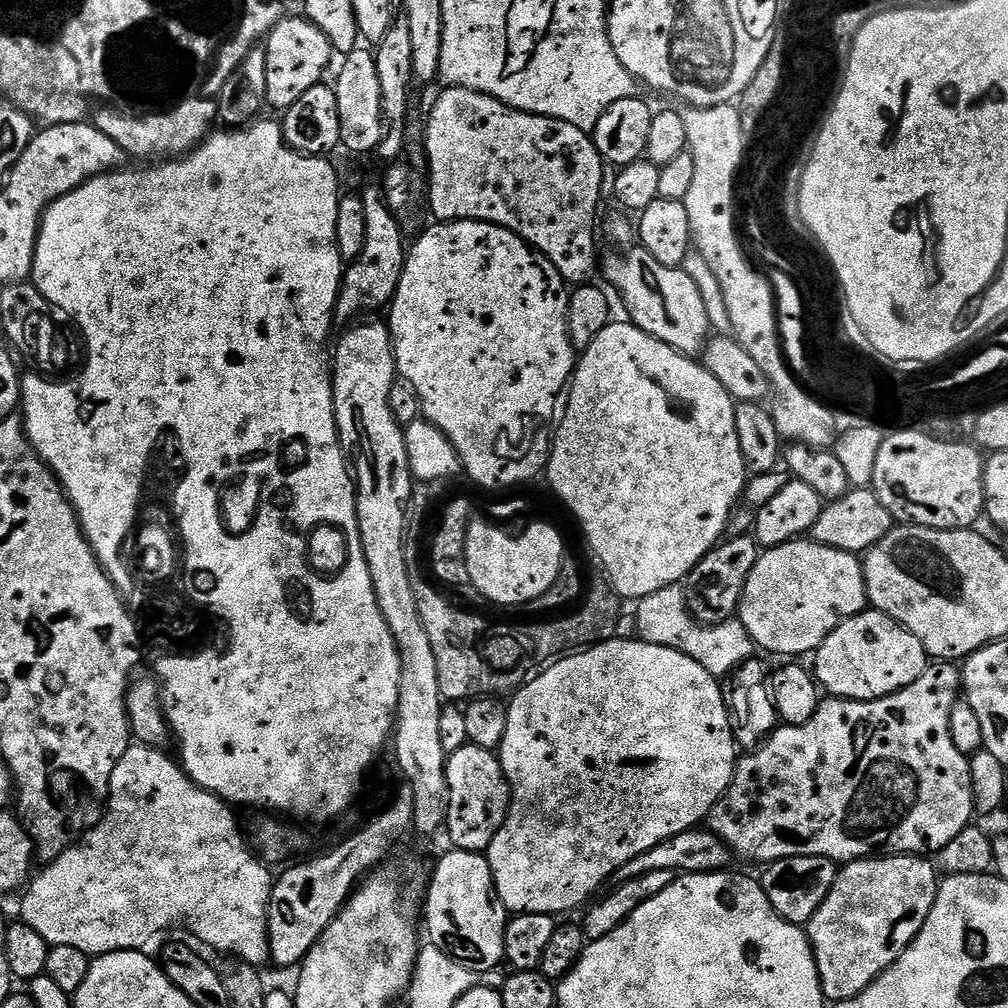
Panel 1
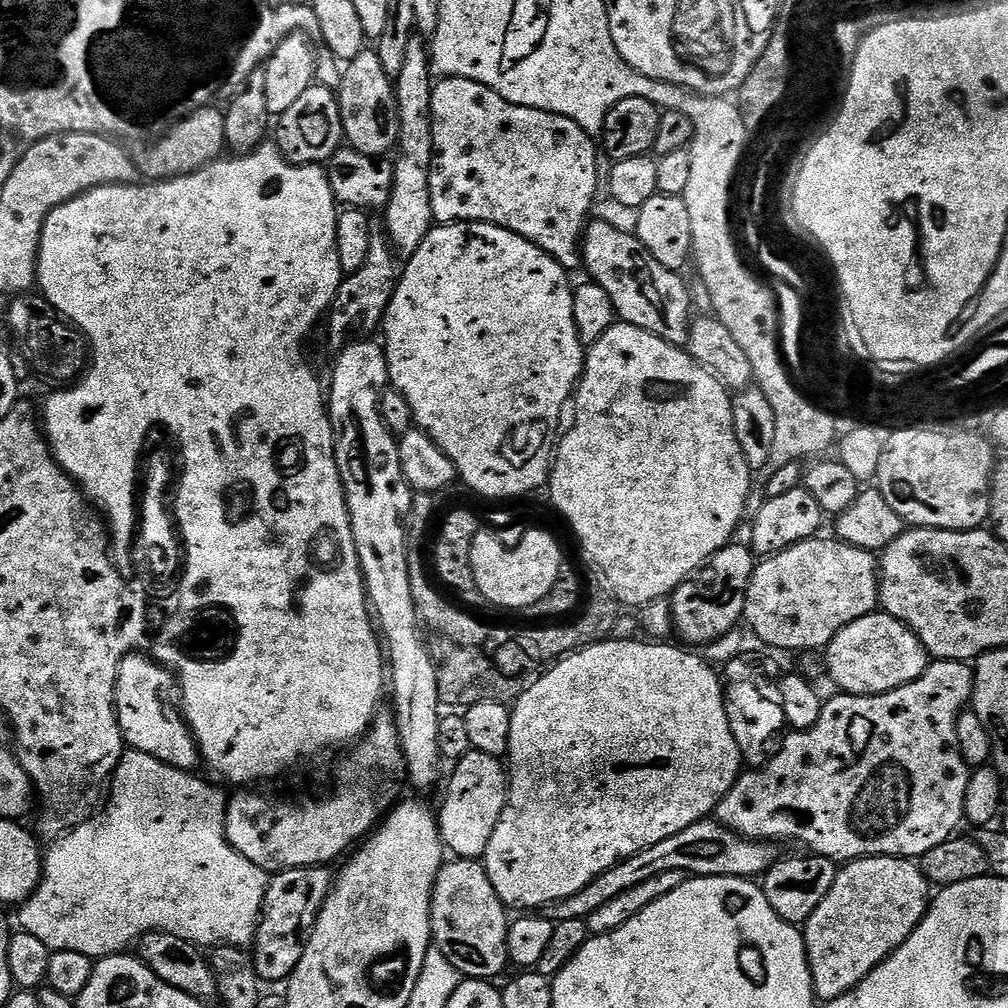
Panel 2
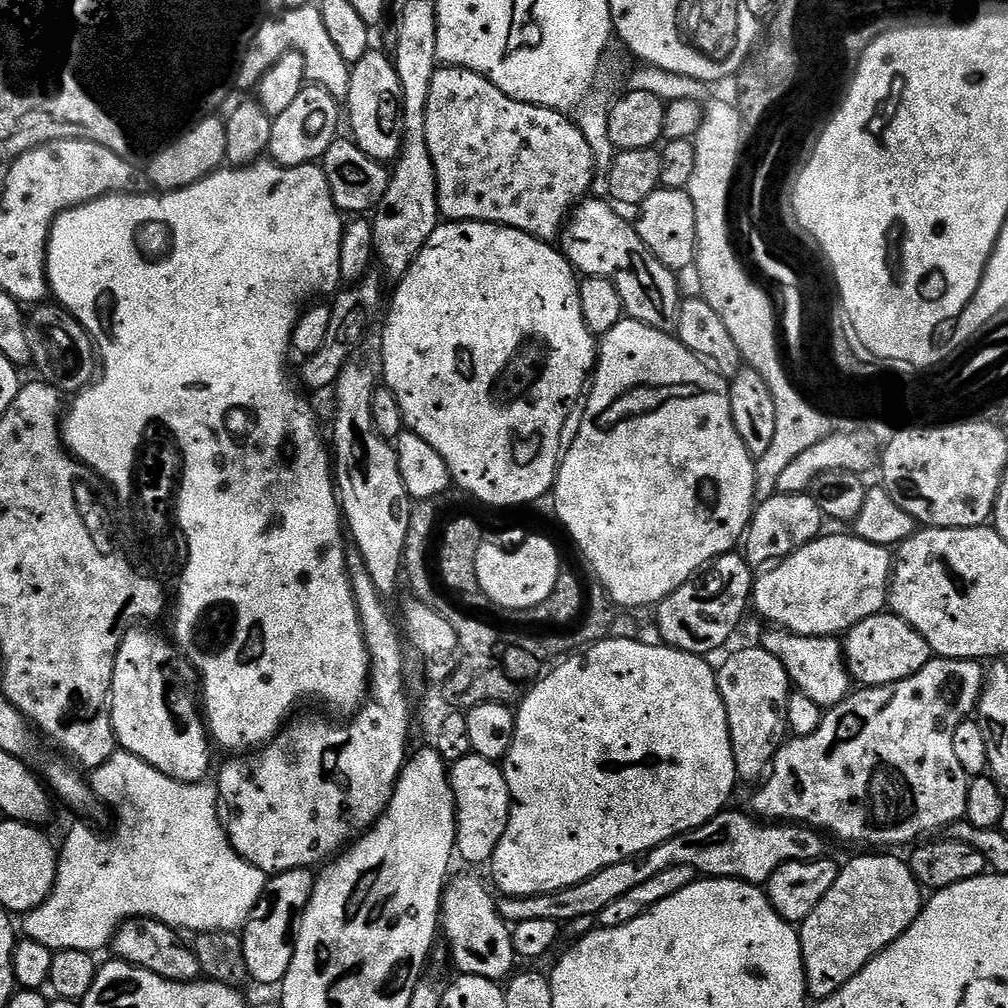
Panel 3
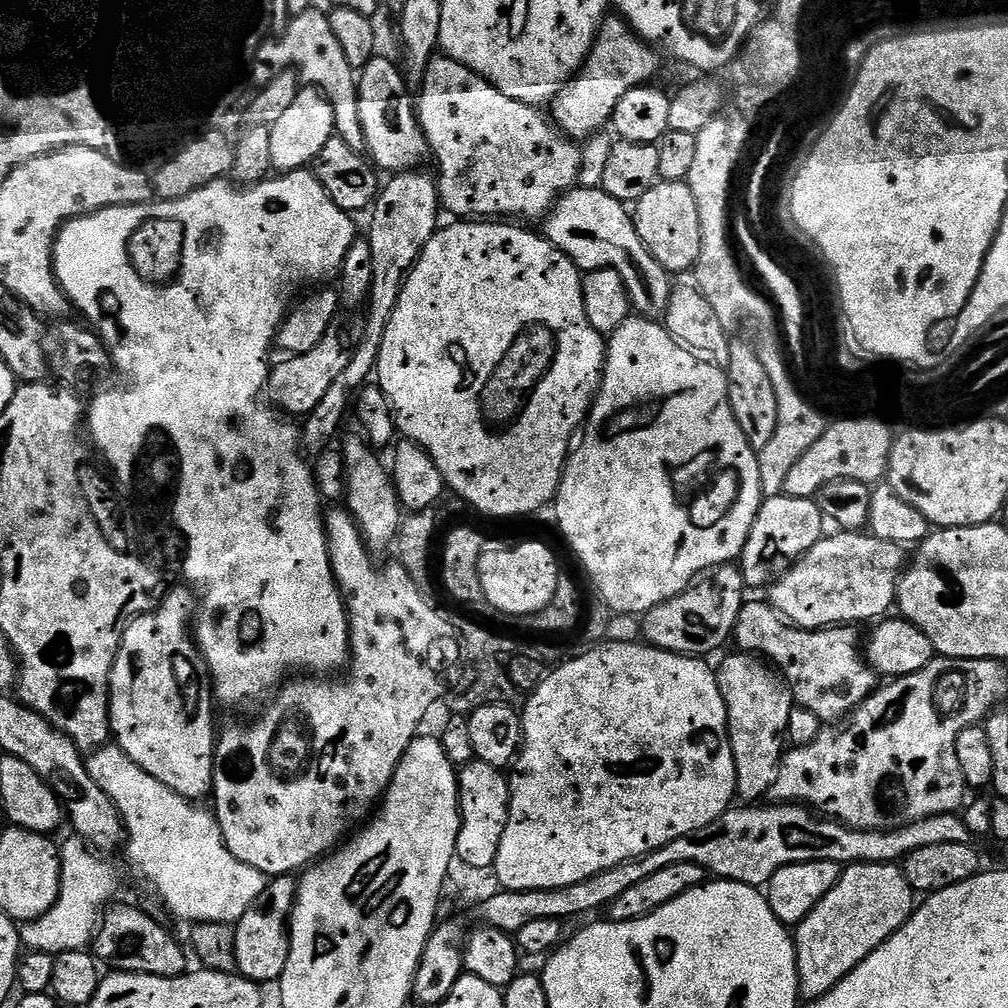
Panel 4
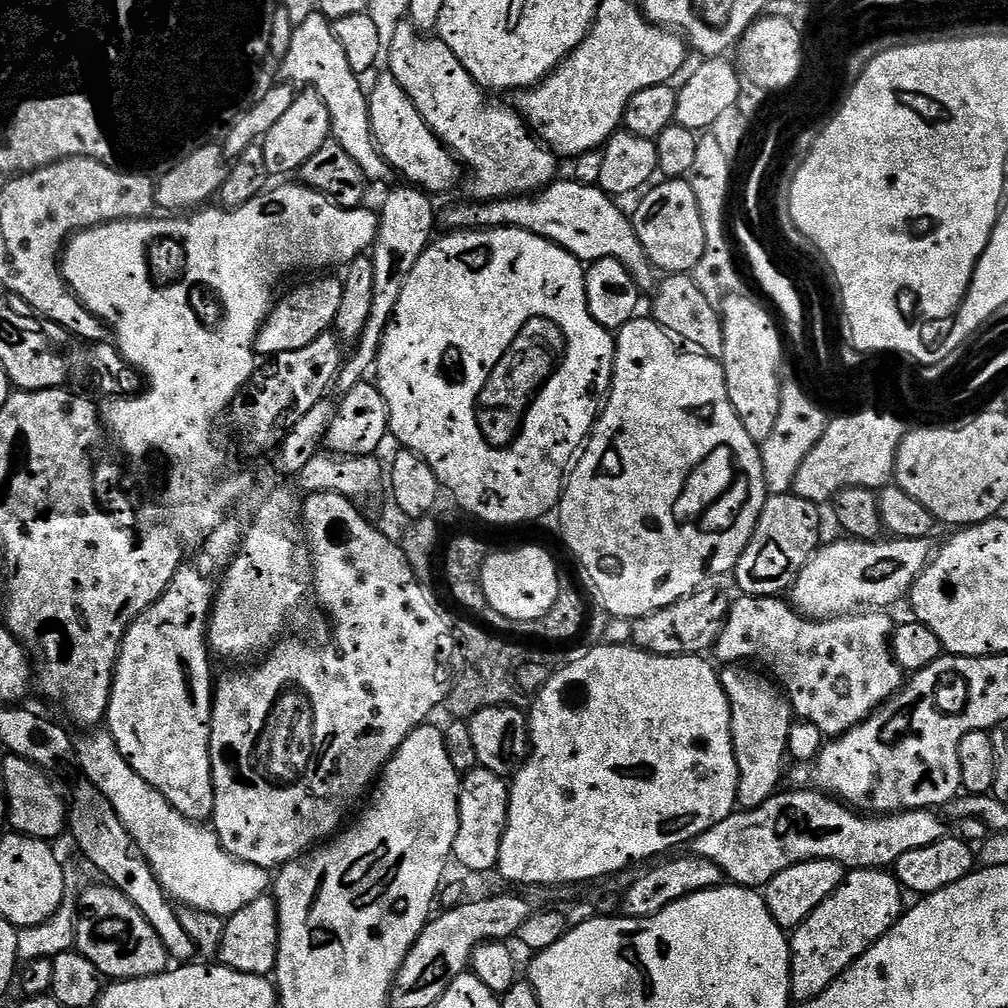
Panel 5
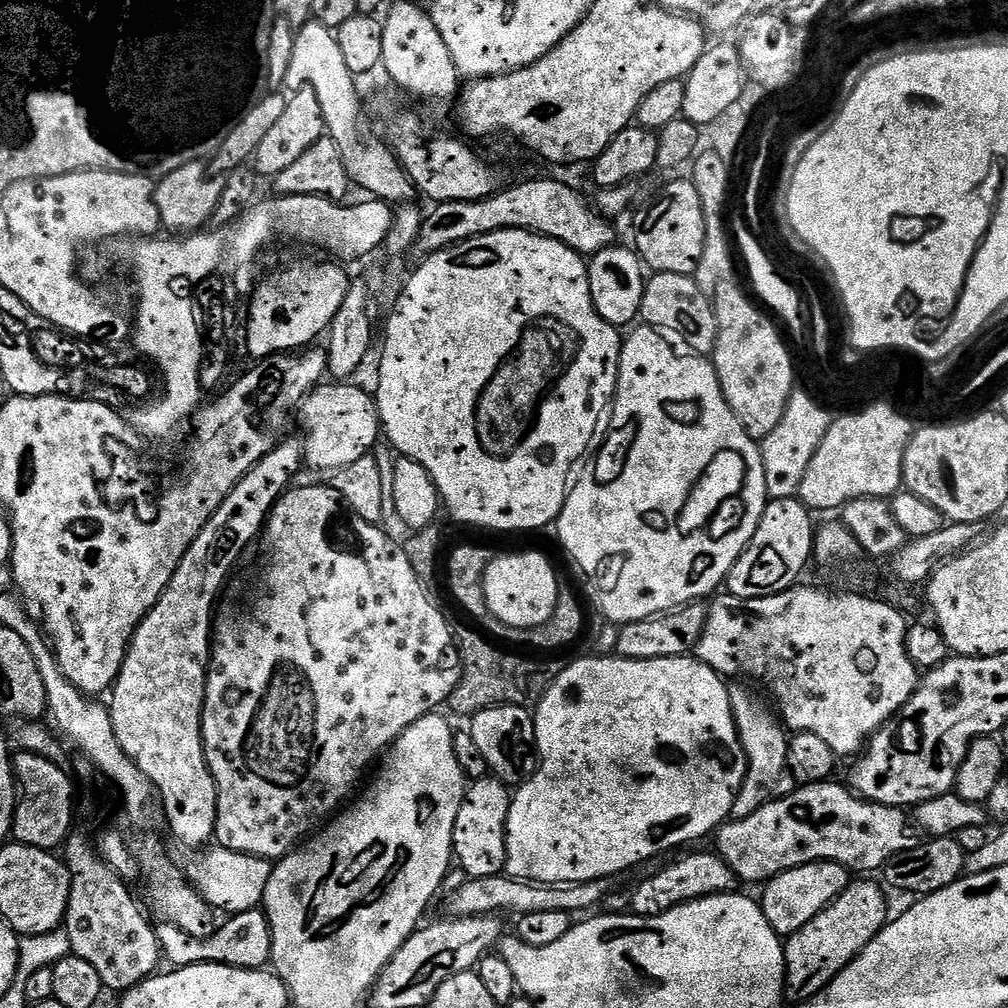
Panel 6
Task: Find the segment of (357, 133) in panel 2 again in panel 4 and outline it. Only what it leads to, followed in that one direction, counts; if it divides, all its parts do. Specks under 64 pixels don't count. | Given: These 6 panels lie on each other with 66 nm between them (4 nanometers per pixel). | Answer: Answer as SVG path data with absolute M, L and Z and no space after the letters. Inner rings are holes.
M377 54L365 68L359 69L356 85L358 118L362 122L367 159L381 173L387 174L419 169L423 165L420 163L430 156L428 139L420 128L413 97L408 97L410 88L405 73L397 65L396 68L383 54Z

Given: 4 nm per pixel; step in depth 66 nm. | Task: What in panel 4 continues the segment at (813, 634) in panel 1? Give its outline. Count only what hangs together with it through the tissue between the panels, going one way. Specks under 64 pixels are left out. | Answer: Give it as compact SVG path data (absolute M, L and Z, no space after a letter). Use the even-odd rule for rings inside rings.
M843 530L835 533L837 536L831 534L825 535L821 540L808 551L806 555L800 560L796 561L796 565L787 572L782 579L777 580L770 589L770 603L781 616L790 624L796 625L797 628L835 628L837 626L860 626L863 620L872 620L871 622L879 621L881 618L887 617L888 612L893 611L896 604L896 587L900 584L900 578L904 575L906 567L906 556L904 560L905 549L901 545L894 542L882 542L882 538L864 532L845 532Z

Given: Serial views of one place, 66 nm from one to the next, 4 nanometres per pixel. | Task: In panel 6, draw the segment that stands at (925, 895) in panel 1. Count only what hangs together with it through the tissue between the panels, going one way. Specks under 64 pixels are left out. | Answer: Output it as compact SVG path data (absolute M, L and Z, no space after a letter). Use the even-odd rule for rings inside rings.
M856 878L841 896L831 900L806 926L787 937L784 944L784 986L793 1001L809 1000L878 935L890 919L885 889L872 878Z

